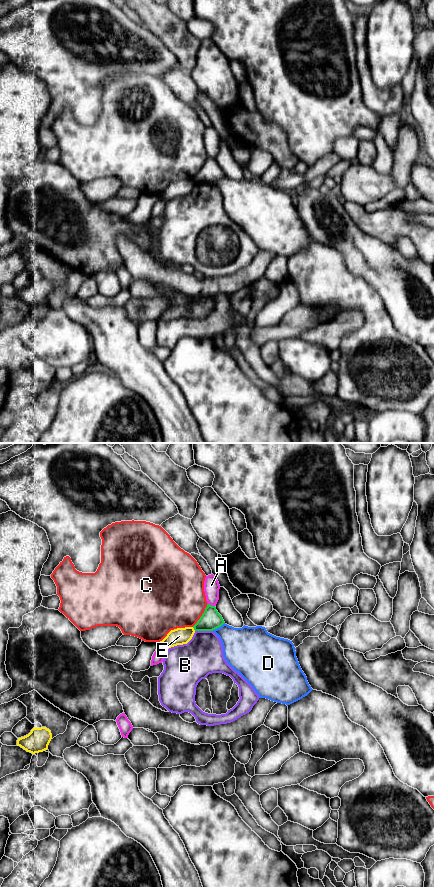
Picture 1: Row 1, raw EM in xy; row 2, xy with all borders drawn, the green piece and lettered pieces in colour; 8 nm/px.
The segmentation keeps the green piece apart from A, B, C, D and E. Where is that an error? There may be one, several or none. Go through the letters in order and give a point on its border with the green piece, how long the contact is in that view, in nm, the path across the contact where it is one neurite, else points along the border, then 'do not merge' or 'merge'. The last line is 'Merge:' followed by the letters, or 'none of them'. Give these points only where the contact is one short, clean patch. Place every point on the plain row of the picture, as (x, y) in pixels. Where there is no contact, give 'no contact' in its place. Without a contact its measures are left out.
A: xy (211, 157) | 60 nm | along xy (208, 155), (214, 158) | do not merge
B: xy (204, 182) | 140 nm | do not merge
C: xy (202, 167) | 220 nm | do not merge
D: xy (218, 179) | 120 nm | do not merge
E: xy (194, 181) | 40 nm | along xy (192, 179), (195, 182) | do not merge
Merge: none of them

